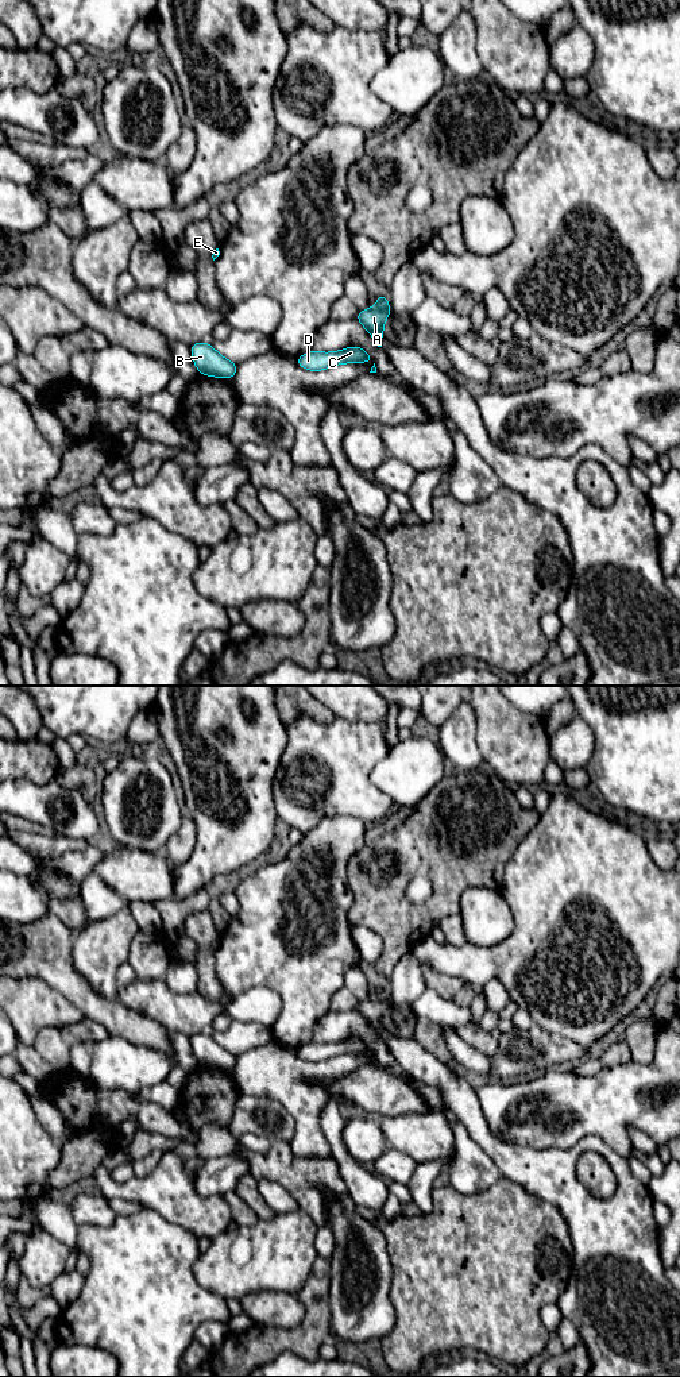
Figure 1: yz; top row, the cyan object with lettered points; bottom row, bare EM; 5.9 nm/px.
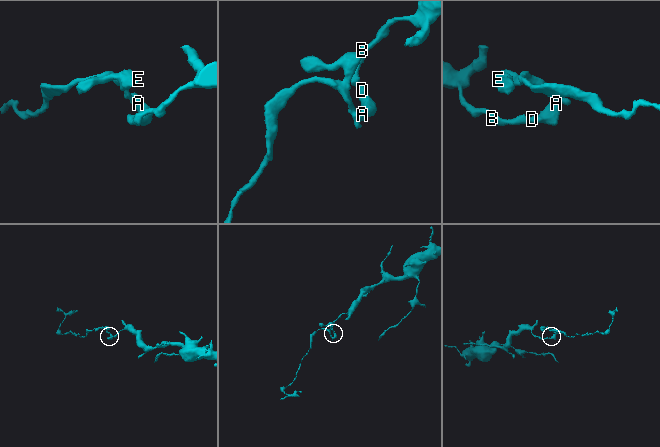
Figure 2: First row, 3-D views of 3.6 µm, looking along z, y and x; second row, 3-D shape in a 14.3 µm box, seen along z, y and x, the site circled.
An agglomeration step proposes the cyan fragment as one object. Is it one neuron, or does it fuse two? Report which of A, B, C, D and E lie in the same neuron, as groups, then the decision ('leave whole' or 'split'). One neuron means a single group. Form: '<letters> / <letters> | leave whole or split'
A B C D / E | split

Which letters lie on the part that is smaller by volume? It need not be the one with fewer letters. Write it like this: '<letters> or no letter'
E

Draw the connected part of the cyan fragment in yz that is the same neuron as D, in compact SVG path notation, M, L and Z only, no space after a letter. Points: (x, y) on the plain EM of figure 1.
M351 1037L348 1040L336 1044L317 1044L312 1041L308 1045L297 1048L295 1053L302 1060L310 1062L320 1062L340 1054L362 1054L362 1053L374 1054L374 1049L363 1040L358 1037Z

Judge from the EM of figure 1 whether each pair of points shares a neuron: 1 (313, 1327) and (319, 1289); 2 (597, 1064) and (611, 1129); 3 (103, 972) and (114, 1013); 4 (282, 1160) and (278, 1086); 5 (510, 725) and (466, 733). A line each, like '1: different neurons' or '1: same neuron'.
1: same neuron
2: different neurons
3: different neurons
4: different neurons
5: different neurons

